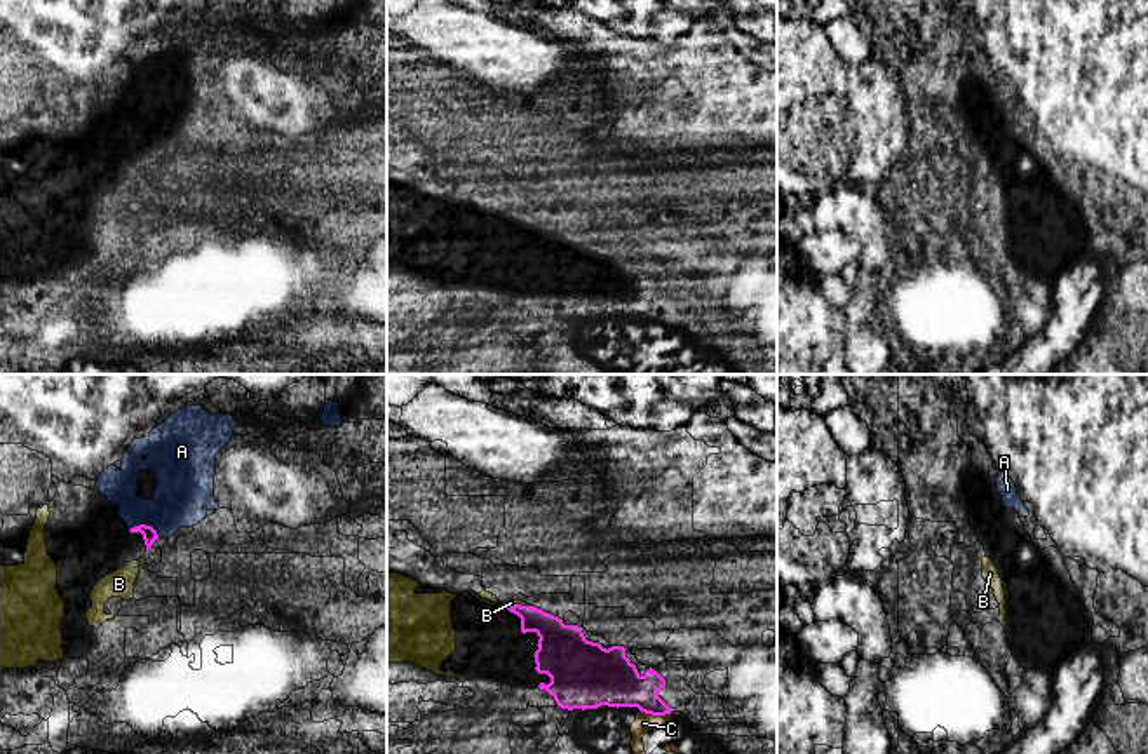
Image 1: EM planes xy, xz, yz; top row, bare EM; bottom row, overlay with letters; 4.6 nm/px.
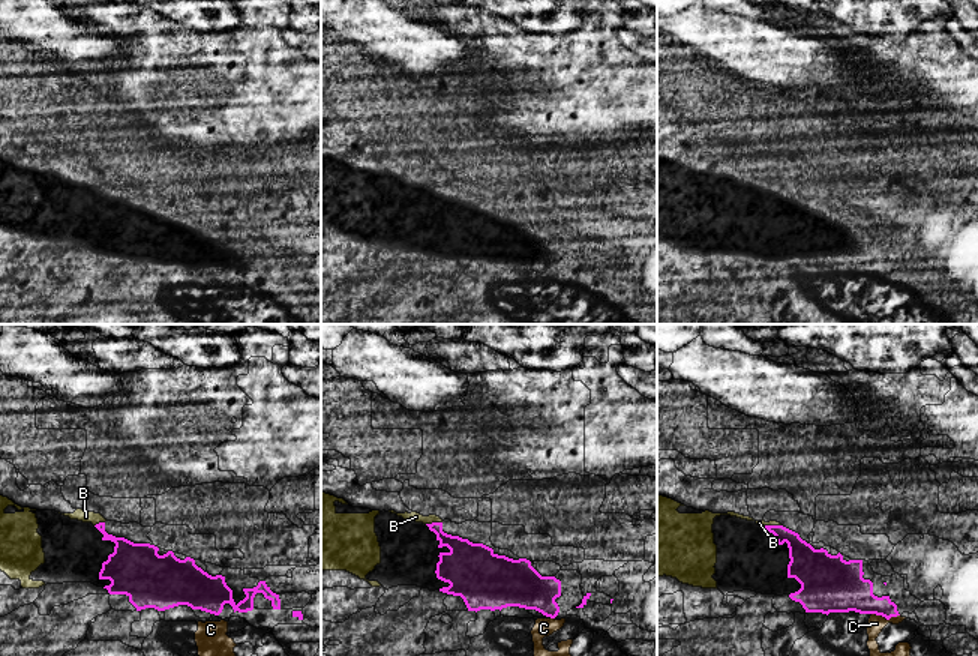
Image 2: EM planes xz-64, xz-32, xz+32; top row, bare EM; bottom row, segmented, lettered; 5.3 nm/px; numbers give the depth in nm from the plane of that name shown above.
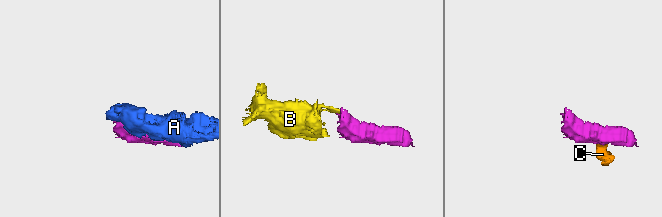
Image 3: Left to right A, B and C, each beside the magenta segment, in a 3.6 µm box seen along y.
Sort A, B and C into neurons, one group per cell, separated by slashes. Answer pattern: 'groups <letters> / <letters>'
groups A B / C

